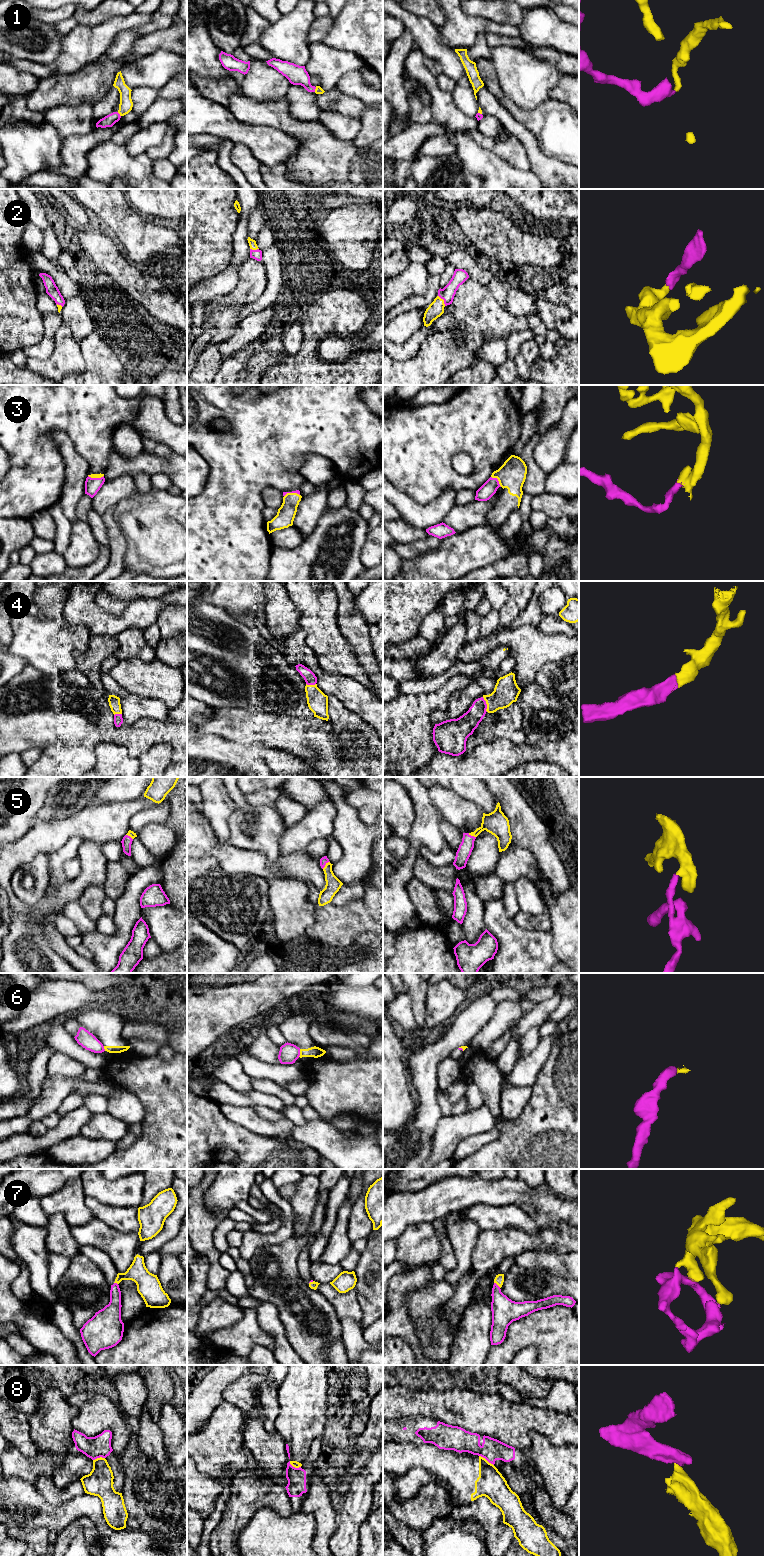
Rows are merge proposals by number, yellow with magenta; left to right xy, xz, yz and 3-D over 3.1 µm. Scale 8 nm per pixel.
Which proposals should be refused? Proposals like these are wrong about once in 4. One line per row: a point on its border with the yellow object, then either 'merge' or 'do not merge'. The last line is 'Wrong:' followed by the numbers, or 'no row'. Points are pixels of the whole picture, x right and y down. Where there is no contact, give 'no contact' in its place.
1: contact xy (119, 113); merge
2: contact yz (443, 300); merge
3: contact yz (498, 480); merge
4: contact yz (486, 703); merge
5: contact xz (325, 865); merge
6: contact xz (300, 1053); do not merge
7: contact yz (497, 1284); merge
8: contact yz (485, 1459); do not merge
Wrong: 6, 8

